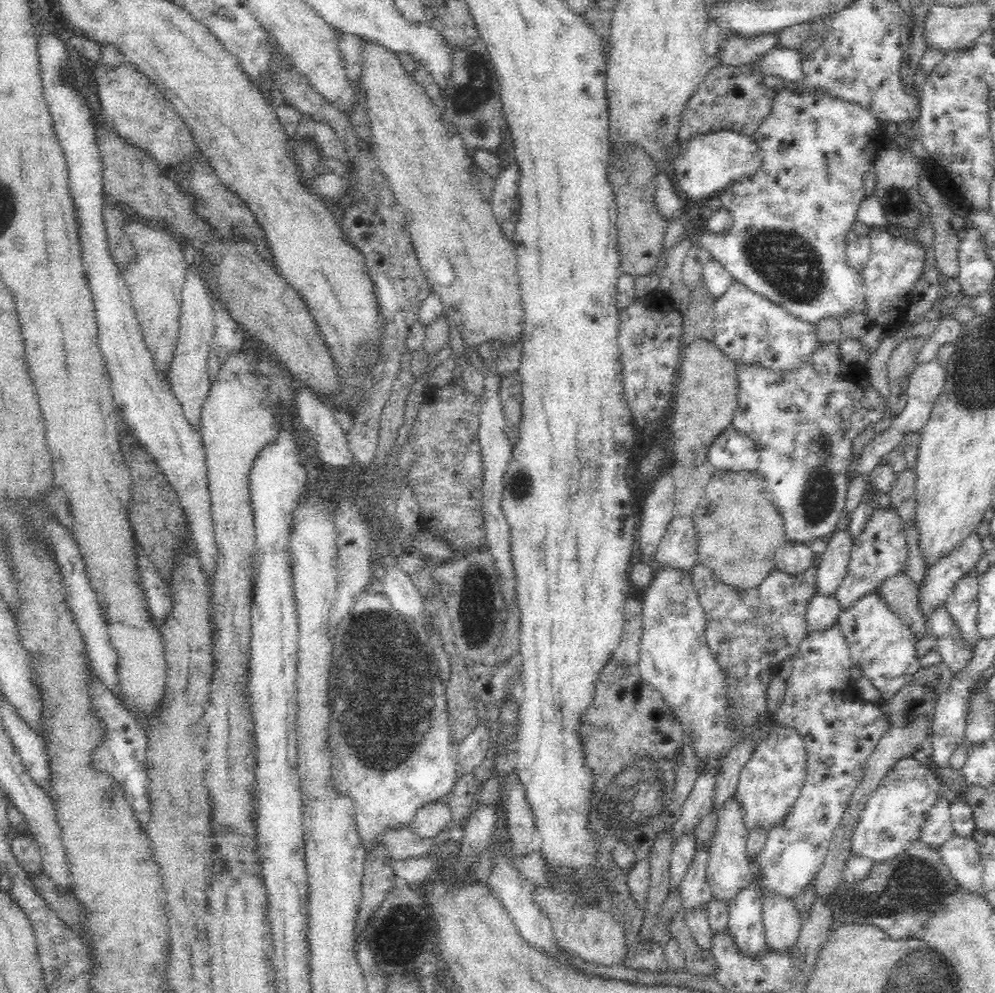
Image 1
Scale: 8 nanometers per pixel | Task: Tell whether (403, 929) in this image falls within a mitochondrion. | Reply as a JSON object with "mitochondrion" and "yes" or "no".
{"mitochondrion":"yes"}

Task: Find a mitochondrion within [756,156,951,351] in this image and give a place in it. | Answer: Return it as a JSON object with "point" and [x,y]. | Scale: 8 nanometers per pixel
{"point":[898,199]}

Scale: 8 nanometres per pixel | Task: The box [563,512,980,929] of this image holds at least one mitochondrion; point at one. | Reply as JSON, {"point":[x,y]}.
{"point":[910,885]}

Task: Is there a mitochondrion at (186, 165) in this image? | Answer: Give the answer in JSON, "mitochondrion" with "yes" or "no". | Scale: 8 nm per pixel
{"mitochondrion":"yes"}

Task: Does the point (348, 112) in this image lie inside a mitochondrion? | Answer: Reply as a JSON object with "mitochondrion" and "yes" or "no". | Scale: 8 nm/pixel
{"mitochondrion":"no"}

